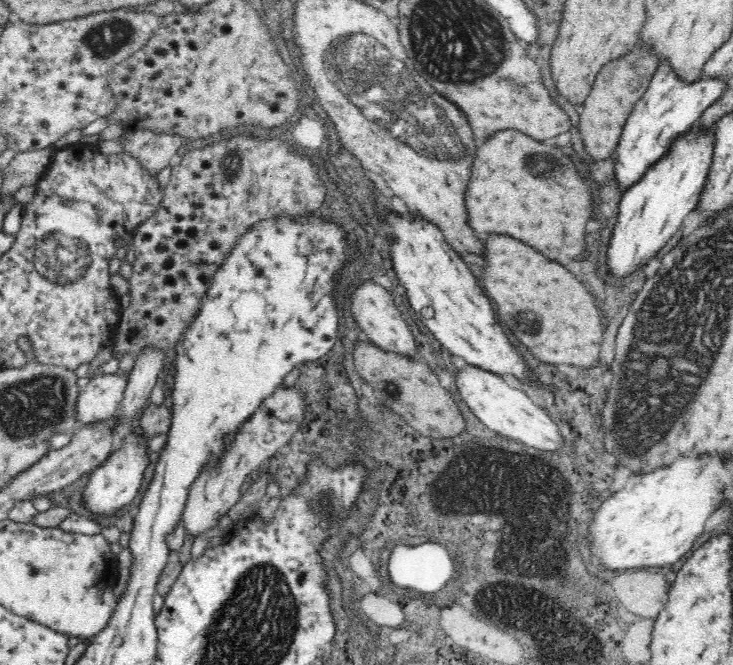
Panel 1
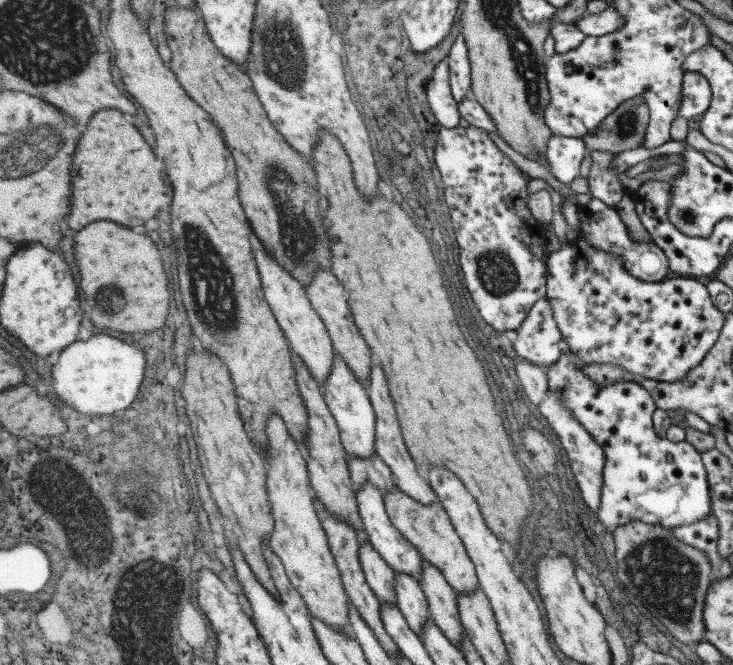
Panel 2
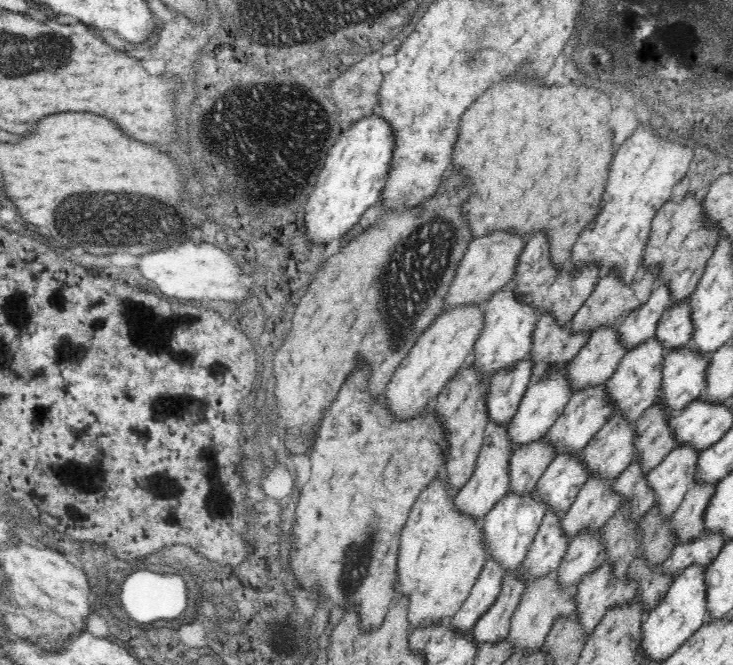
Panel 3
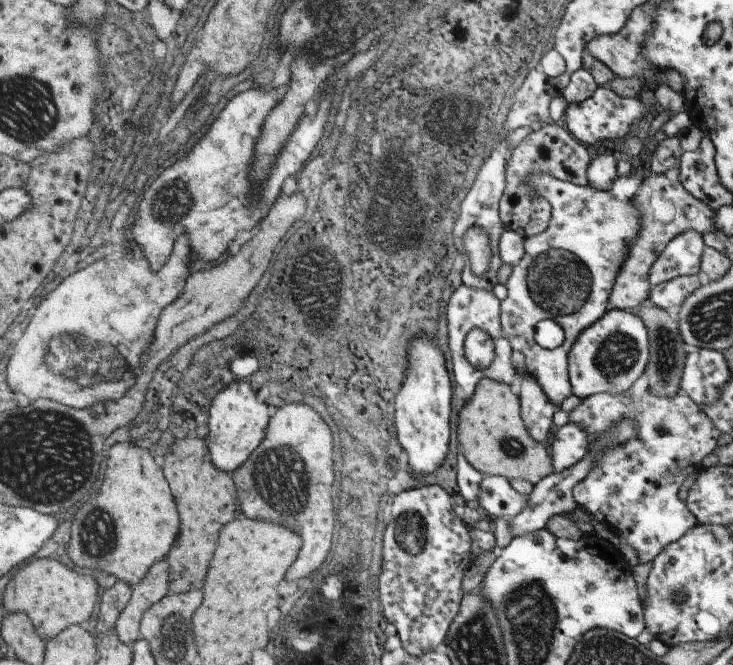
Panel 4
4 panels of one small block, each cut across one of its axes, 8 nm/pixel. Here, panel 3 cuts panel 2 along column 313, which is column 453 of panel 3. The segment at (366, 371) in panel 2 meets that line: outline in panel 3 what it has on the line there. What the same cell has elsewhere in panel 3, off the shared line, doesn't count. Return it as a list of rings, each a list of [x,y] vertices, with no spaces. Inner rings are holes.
[[[498,230],[492,234],[486,234],[482,238],[476,238],[470,242],[462,266],[458,268],[458,274],[450,286],[450,294],[446,296],[446,306],[454,306],[460,302],[488,302],[490,296],[506,286],[508,282],[514,282],[516,276],[516,266],[518,266],[518,256],[524,250],[524,238],[518,232],[506,232]]]

